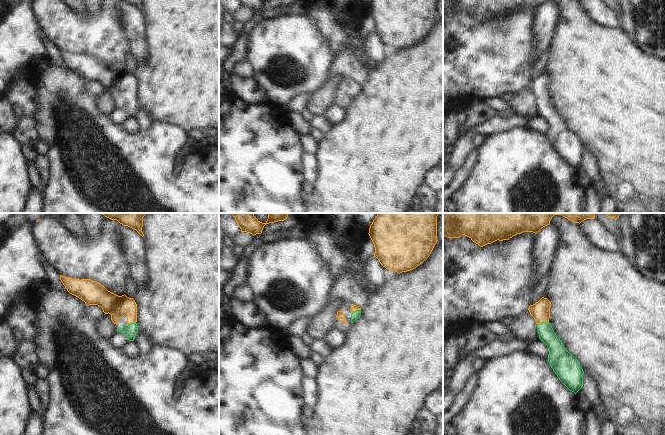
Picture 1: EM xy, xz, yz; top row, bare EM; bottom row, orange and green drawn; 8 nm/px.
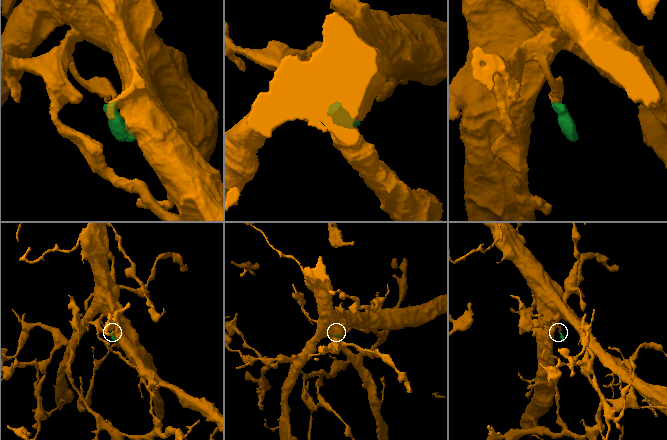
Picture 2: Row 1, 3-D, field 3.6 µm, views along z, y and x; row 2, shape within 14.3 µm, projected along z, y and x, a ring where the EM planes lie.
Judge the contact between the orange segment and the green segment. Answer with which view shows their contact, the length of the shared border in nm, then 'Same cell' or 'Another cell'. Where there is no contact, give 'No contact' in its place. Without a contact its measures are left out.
Touches orange in yz. Shared border 100 nm. Same cell

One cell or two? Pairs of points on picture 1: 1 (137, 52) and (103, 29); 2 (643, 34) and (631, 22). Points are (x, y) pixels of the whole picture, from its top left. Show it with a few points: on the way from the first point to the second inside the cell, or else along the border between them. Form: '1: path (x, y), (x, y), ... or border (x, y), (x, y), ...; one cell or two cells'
1: border (121, 24), (128, 41), (129, 52); two cells
2: path (640, 31), (634, 25); one cell

